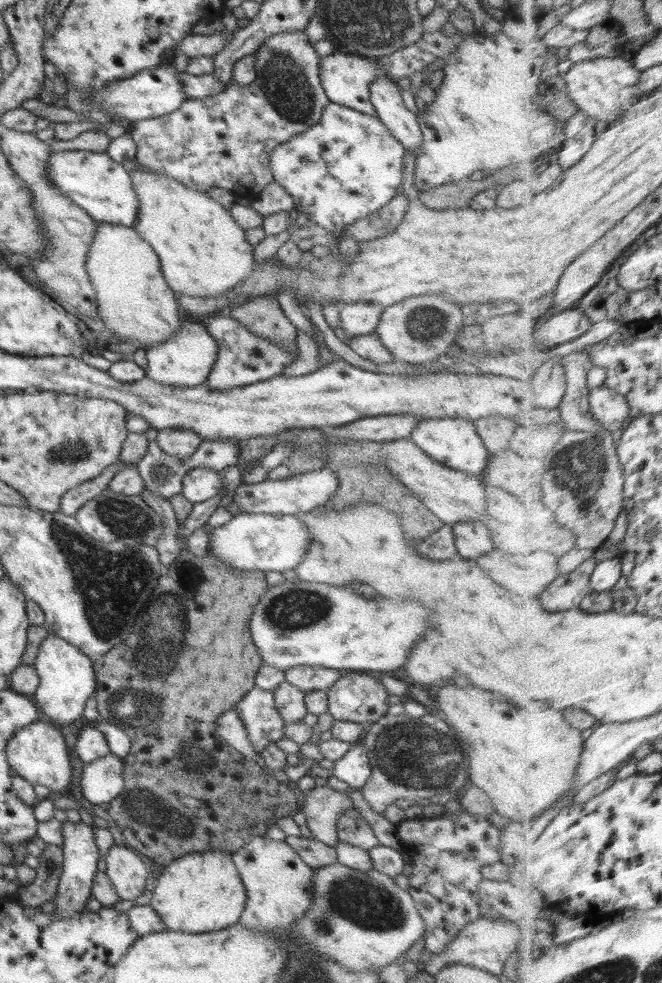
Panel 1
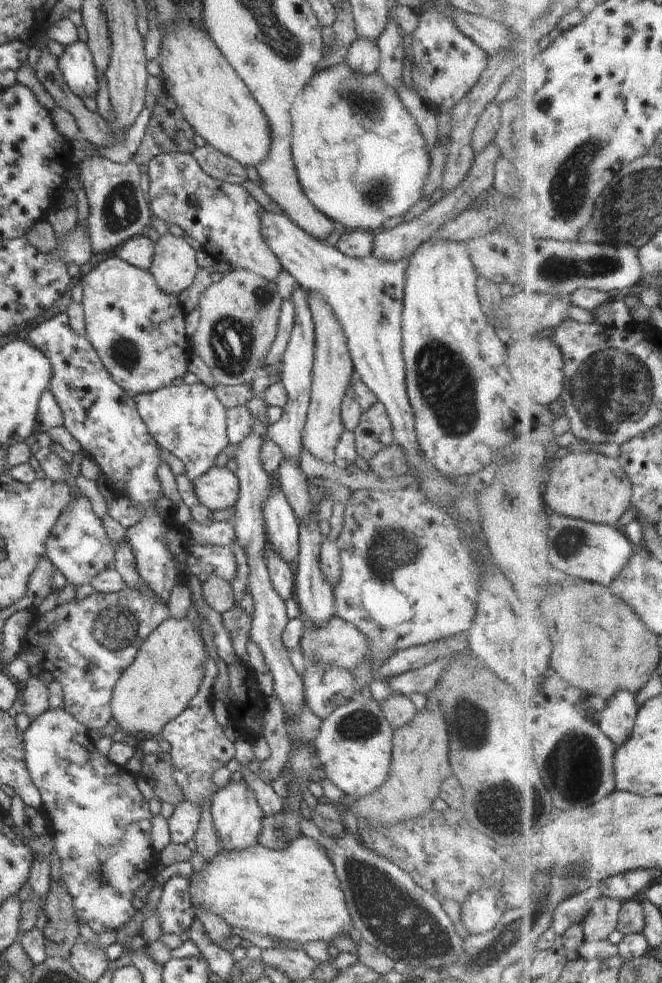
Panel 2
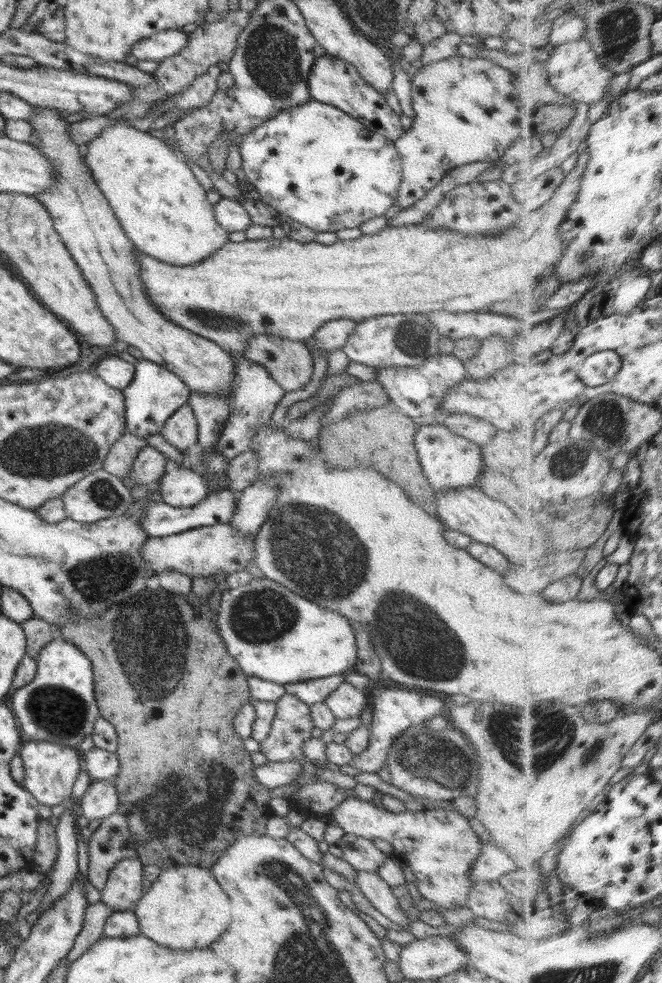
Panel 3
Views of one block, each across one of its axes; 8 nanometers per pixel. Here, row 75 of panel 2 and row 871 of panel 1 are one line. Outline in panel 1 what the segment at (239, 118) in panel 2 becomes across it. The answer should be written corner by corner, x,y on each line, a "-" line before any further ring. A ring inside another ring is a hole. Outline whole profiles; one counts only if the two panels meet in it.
222,850
194,851
173,860
156,879
150,906
168,930
214,932
234,926
246,906
246,888
232,862
232,853

